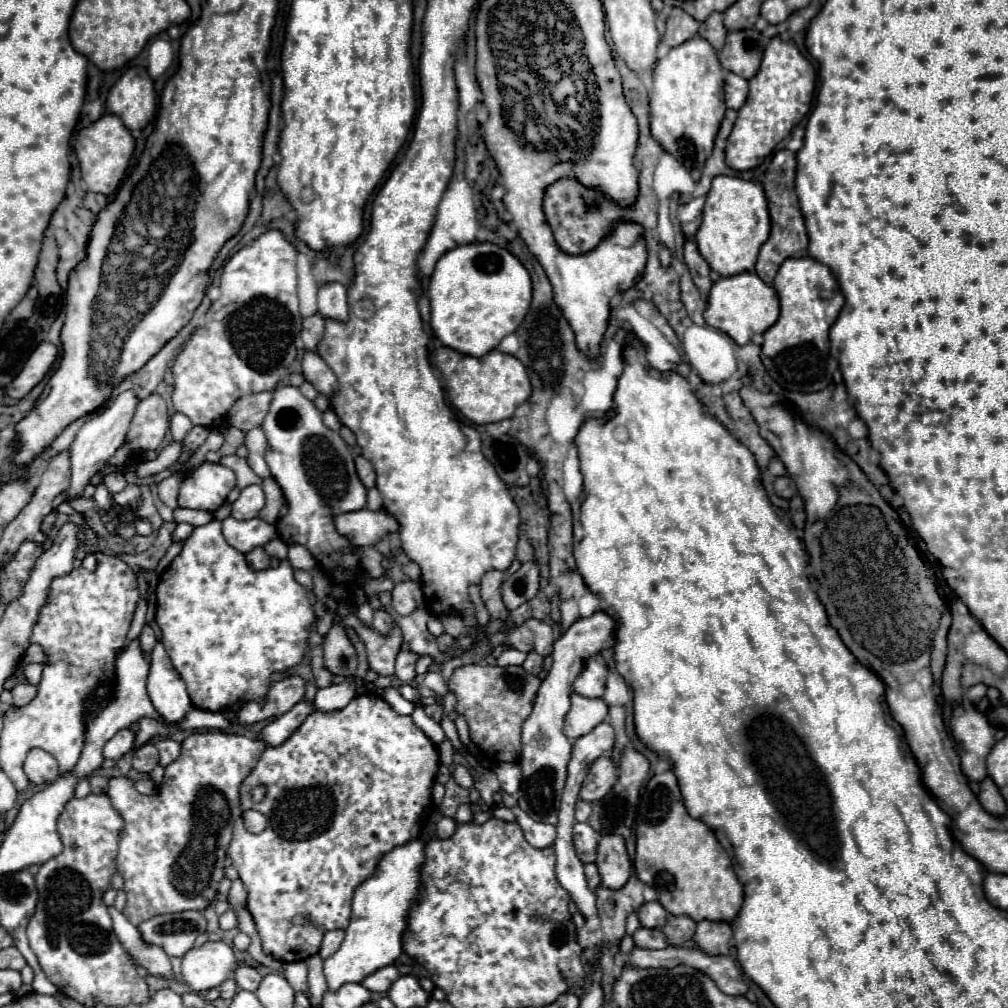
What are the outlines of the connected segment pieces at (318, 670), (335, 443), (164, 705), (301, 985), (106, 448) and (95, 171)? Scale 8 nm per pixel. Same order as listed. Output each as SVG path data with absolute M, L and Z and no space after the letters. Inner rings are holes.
M316 648L310 652L310 666L312 666L312 674L316 678L316 686L318 688L326 688L332 684L332 674L326 670L324 662L322 662L322 648Z
M278 386L274 390L262 430L268 438L266 464L288 504L288 514L276 522L278 536L286 544L304 546L314 556L318 568L332 576L330 582L334 586L348 584L354 590L354 580L360 574L360 548L340 536L334 526L338 514L366 506L366 488L356 474L352 450L338 432L322 422L322 412L314 402L304 398L294 386Z
M162 642L152 650L150 674L148 674L148 694L158 710L158 714L168 722L178 722L192 708L190 696L182 676L172 666Z
M288 962L288 964L286 964L284 976L286 976L286 980L290 982L290 986L292 986L296 992L300 992L300 994L304 994L304 996L310 998L306 974L308 974L308 968L306 968L304 962Z
M126 390L122 394L116 396L116 400L106 408L102 410L100 414L96 414L94 418L90 418L82 428L80 432L76 434L72 446L70 446L70 460L72 460L72 480L70 480L70 486L66 490L66 494L70 498L76 498L82 494L82 490L88 486L90 478L104 466L104 462L124 444L126 440L126 434L128 434L128 426L132 422L132 416L134 416L134 410L136 410L136 404L140 402L140 398L134 394L134 390Z
M104 114L100 120L96 120L92 126L84 128L78 134L74 150L80 160L80 172L88 190L110 196L116 192L120 180L126 174L126 168L134 152L134 138L126 124L116 114Z

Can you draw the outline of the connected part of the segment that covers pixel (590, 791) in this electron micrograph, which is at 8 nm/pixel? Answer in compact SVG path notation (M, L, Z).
M602 756L590 766L590 772L584 778L584 784L580 790L580 798L584 802L598 802L612 790L616 780L618 780L616 764L610 758Z

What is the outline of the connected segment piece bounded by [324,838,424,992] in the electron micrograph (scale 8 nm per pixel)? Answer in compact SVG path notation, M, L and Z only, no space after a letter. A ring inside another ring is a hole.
M414 838L404 846L396 846L380 860L374 876L356 888L352 900L352 920L346 928L346 938L340 950L324 960L324 976L330 992L336 992L348 982L362 982L372 972L394 964L394 960L400 956L406 910L410 910L410 902L418 898L418 886L422 886L422 882L418 882L422 850L424 842L420 838Z

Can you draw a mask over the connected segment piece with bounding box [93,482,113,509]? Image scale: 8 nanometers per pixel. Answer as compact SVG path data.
M103 482L102 484L96 486L96 491L93 495L93 498L101 509L113 508L111 501L106 501L107 495L108 495L108 490Z

